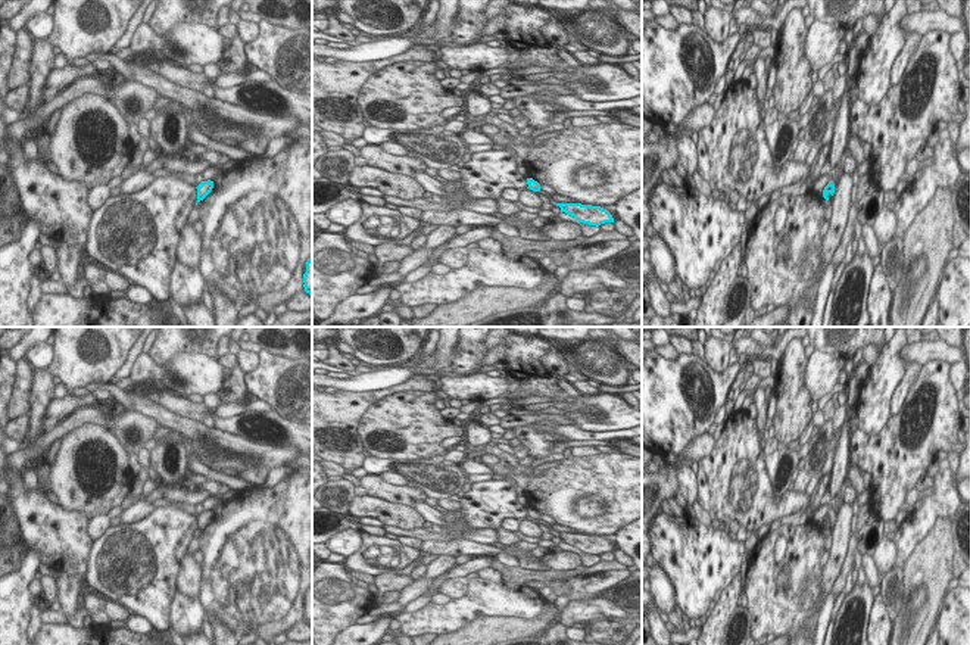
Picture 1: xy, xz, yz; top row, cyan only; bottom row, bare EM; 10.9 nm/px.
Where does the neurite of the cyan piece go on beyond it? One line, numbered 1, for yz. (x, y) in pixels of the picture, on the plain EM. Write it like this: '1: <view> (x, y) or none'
1: none

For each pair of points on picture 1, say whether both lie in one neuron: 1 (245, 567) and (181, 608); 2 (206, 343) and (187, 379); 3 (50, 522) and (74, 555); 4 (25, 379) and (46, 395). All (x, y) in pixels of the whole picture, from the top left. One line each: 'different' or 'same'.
1: different
2: different
3: same
4: different

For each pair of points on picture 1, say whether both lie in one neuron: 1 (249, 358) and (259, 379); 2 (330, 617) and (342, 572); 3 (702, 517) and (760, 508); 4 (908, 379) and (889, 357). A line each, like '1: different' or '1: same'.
1: different
2: same
3: different
4: different

